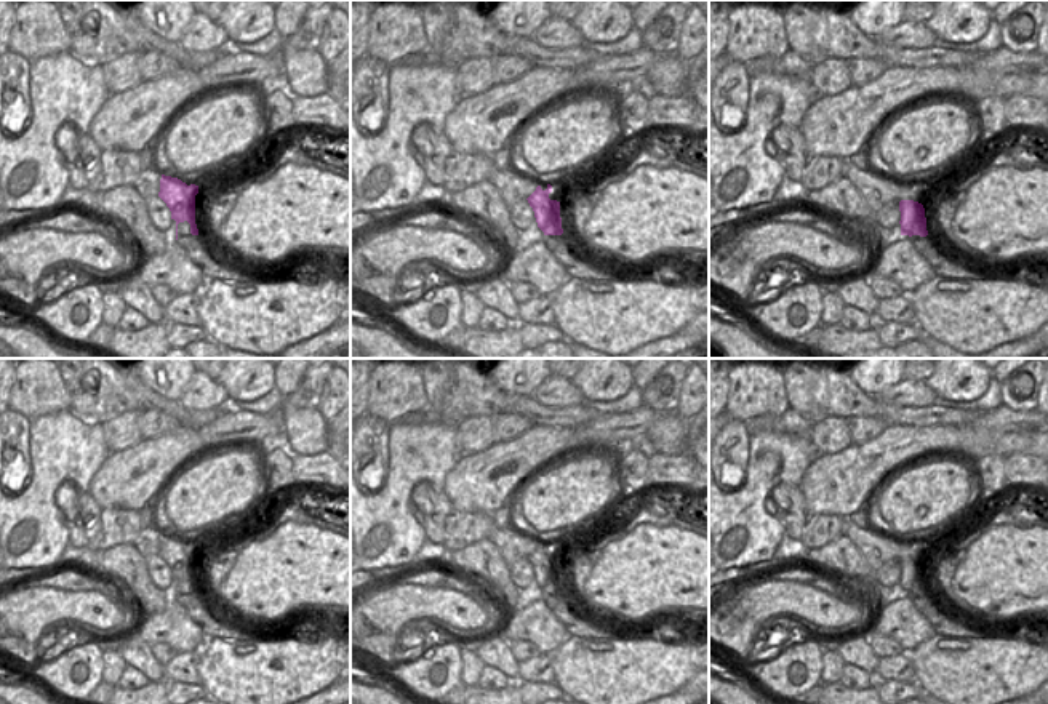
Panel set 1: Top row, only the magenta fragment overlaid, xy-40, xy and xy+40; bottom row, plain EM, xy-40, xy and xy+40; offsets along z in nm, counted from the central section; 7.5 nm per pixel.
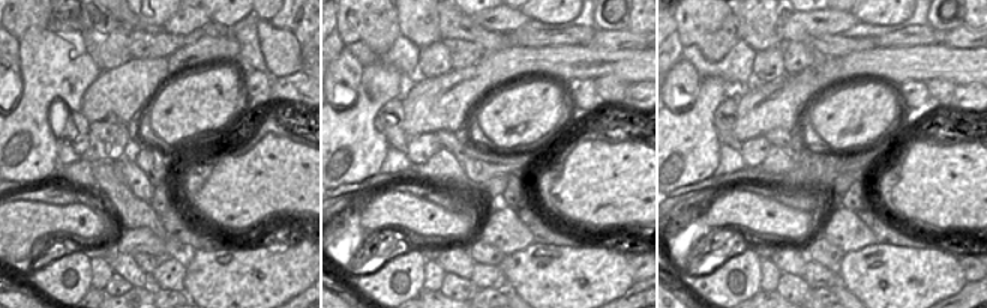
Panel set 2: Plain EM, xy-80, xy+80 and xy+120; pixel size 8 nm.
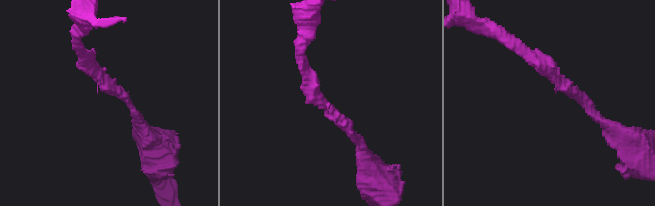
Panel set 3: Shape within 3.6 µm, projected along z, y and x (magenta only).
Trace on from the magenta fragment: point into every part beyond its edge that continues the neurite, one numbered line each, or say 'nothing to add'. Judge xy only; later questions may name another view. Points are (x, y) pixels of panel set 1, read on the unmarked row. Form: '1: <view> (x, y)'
nothing to add

